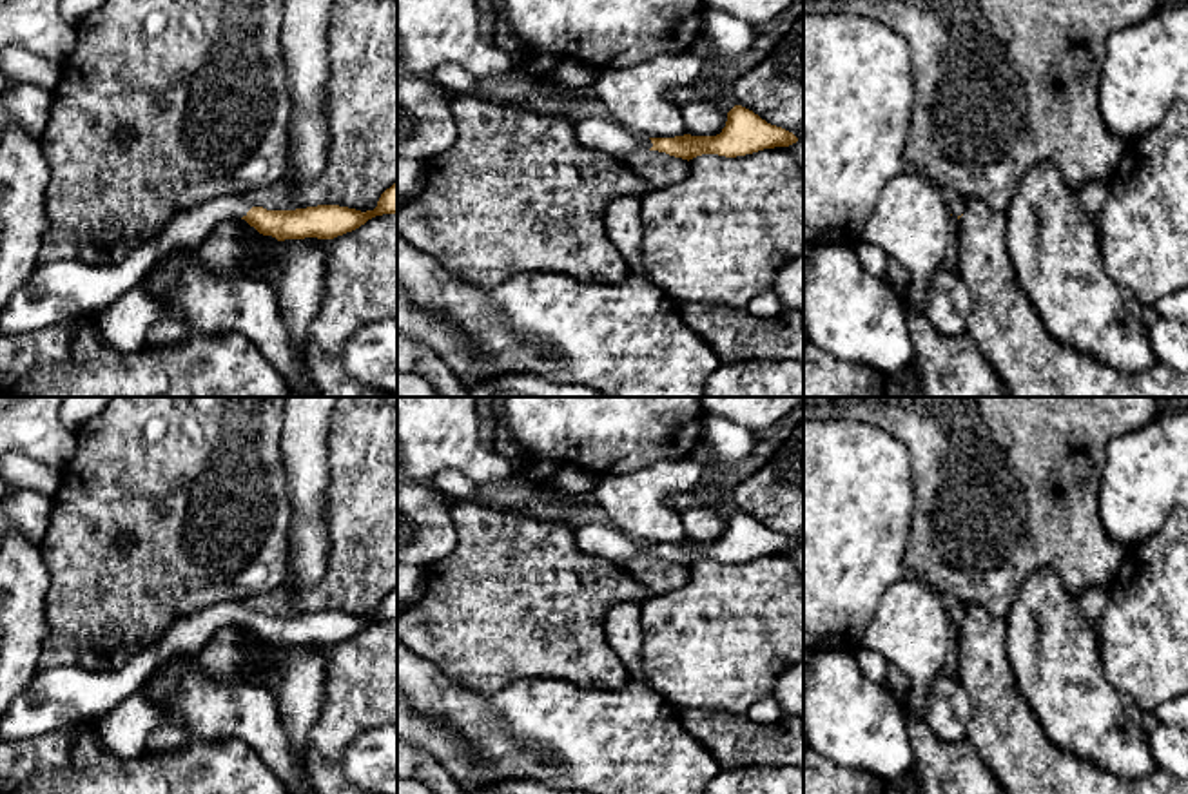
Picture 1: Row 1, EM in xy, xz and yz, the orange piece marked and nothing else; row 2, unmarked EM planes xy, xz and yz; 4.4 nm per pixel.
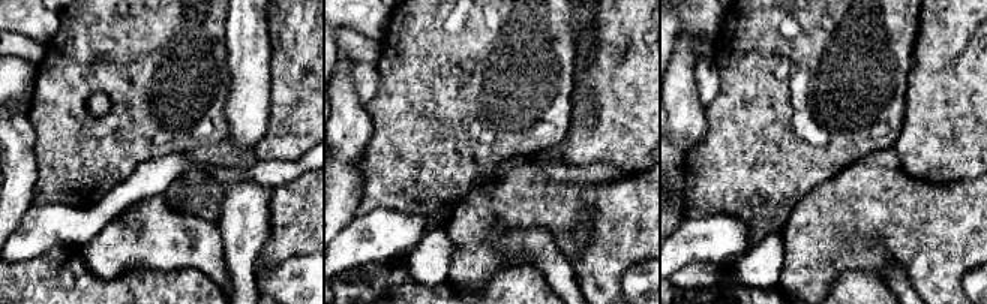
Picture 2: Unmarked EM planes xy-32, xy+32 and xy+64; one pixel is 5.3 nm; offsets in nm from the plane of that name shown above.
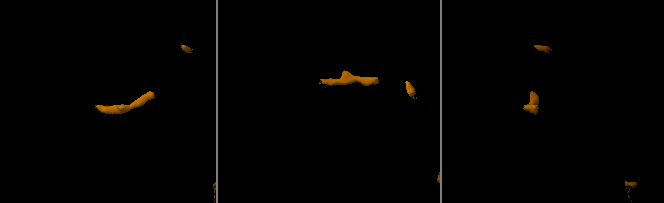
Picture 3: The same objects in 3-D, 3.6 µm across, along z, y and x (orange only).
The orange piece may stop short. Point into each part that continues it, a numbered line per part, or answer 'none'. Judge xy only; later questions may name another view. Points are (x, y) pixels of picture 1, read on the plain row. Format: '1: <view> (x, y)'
1: xy (55, 698)

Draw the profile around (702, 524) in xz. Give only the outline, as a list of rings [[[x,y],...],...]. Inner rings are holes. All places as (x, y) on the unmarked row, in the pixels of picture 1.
[[[686,508],[682,526],[691,542],[716,542],[725,533],[727,518],[716,508]]]

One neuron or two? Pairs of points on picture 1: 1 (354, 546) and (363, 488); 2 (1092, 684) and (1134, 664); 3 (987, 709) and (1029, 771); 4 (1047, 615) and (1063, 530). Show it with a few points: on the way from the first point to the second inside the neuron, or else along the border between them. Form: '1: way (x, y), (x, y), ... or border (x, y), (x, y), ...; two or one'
1: way (363, 532), (363, 503); one
2: border (1096, 635), (1103, 673), (1138, 706); two
3: way (1002, 724), (1022, 756); one
4: border (1018, 590), (1032, 573), (1051, 570), (1074, 599); two

